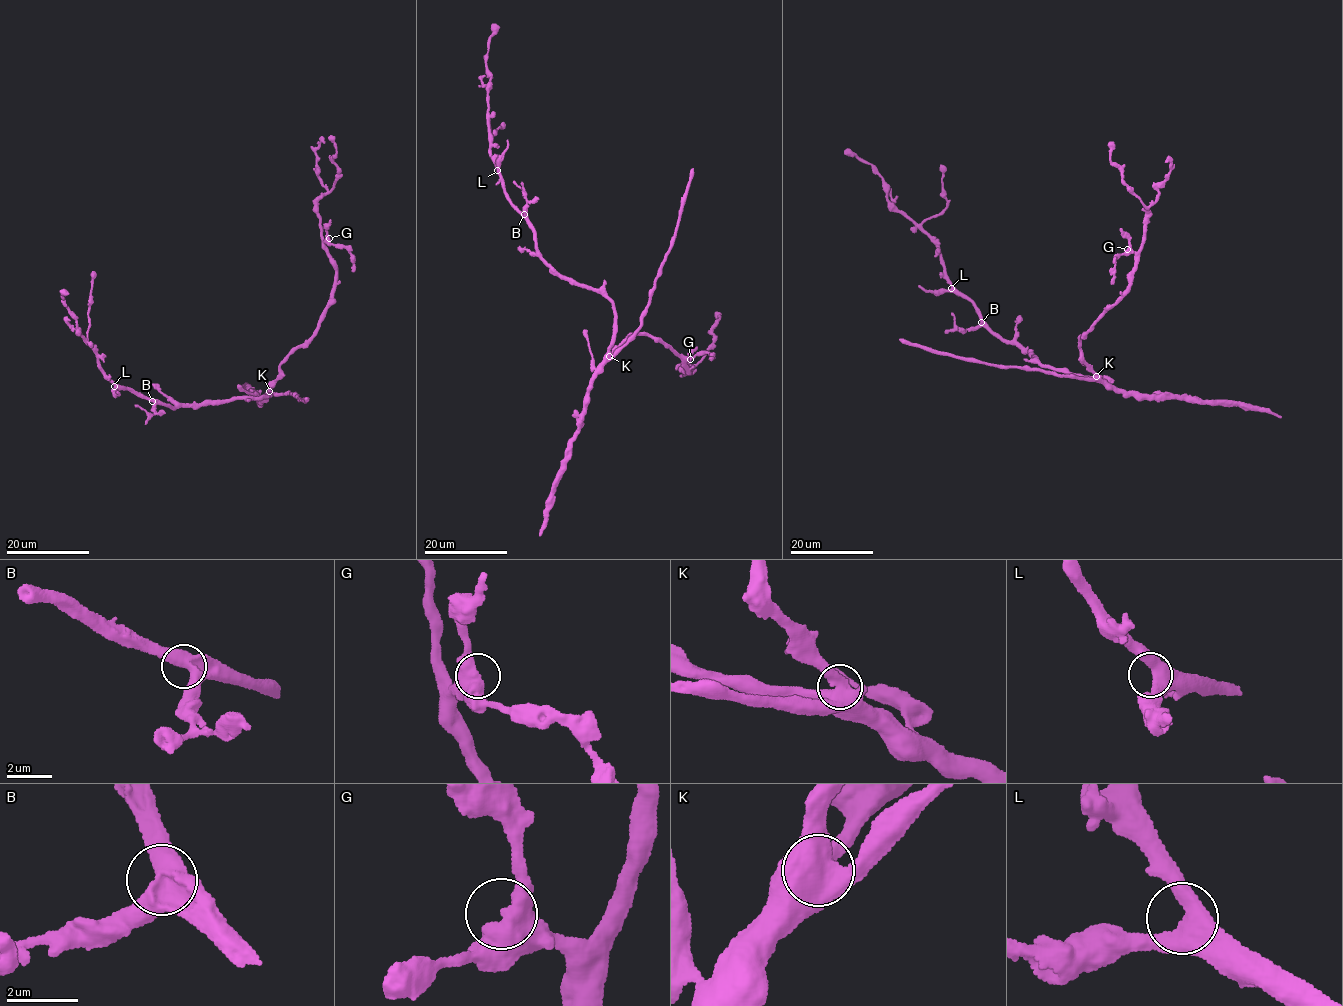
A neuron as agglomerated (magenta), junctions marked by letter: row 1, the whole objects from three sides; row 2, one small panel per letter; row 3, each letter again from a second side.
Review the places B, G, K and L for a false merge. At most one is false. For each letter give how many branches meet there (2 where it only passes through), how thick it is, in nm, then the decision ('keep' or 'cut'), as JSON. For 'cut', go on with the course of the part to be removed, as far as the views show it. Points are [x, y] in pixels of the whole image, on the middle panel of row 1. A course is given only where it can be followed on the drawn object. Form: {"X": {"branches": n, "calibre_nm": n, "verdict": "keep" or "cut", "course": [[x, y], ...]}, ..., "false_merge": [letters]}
{"B": {"branches": 3, "calibre_nm": 460, "verdict": "keep"}, "G": {"branches": 3, "calibre_nm": 480, "verdict": "keep"}, "K": {"branches": 3, "calibre_nm": 550, "verdict": "keep"}, "L": {"branches": 3, "calibre_nm": 480, "verdict": "keep"}, "false_merge": []}

